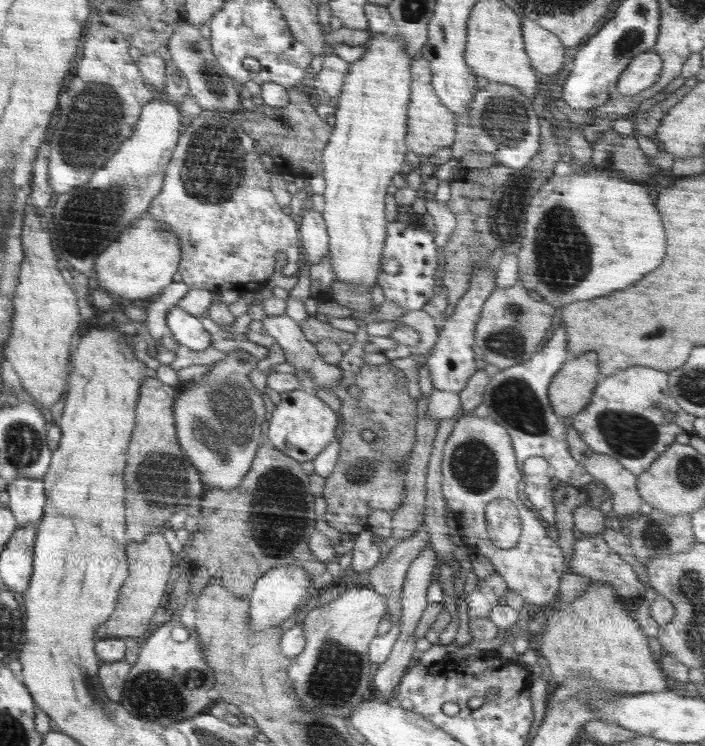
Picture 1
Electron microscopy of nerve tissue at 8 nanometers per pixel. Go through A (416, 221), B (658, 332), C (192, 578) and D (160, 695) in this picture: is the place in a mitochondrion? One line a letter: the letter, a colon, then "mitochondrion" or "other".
A: other
B: other
C: mitochondrion
D: mitochondrion

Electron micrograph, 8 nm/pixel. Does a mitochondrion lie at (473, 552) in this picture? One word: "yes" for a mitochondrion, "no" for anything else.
no

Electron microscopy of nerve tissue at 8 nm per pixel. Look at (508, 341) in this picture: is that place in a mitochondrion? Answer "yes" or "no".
yes

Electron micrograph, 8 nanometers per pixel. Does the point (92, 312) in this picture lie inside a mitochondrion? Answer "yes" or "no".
no

